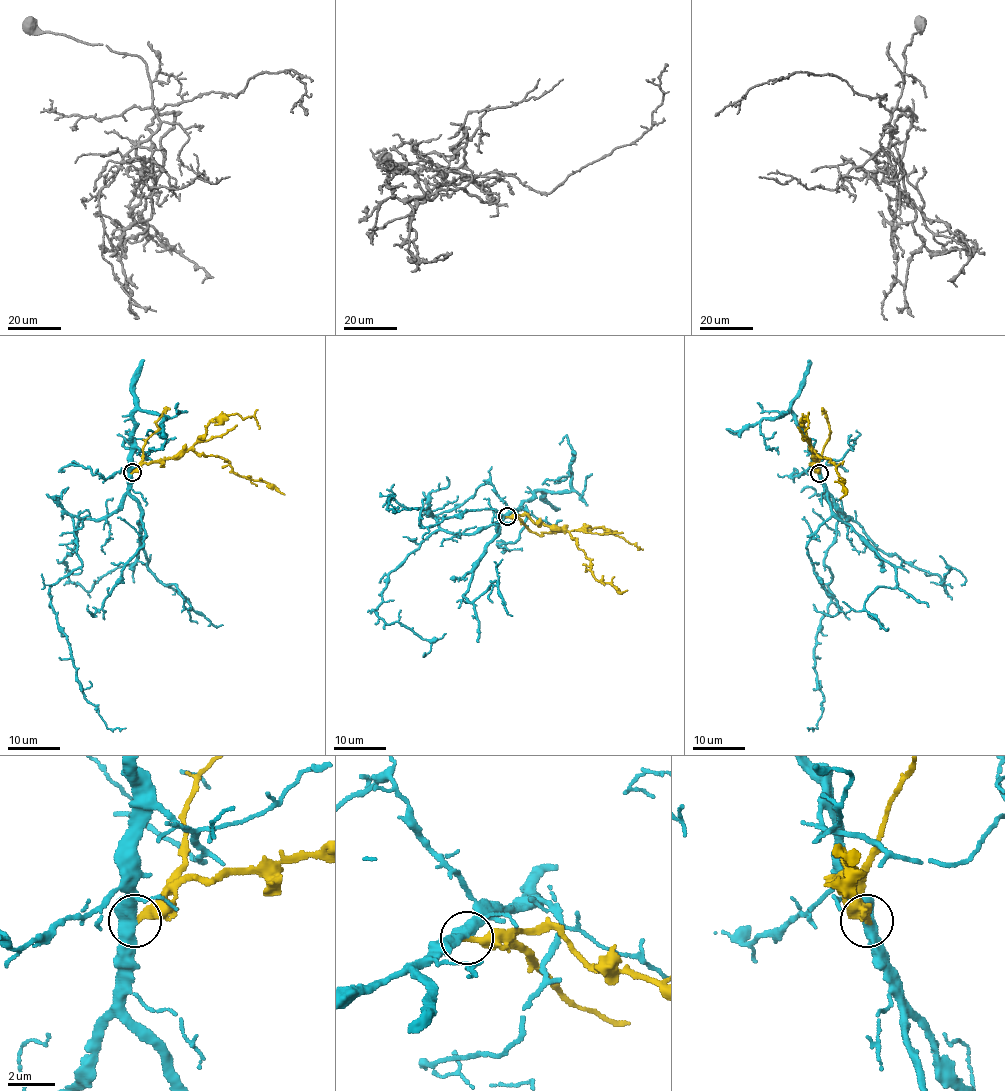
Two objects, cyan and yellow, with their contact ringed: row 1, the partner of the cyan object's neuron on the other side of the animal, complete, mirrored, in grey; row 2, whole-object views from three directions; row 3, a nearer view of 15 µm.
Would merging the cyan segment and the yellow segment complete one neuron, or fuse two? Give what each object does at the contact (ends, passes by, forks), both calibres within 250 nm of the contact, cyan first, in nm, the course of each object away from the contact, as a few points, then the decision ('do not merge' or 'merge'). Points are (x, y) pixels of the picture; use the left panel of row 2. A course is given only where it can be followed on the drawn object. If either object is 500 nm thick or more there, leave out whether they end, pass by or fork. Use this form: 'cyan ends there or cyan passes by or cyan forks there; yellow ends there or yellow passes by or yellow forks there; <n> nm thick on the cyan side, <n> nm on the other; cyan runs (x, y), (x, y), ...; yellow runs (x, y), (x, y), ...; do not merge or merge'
cyan passes by; yellow ends there; 480 nm thick on the cyan side, 360 nm on the other; cyan runs (132, 472), (116, 510), (99, 519), (74, 516), (82, 564), (49, 593), (86, 699), (109, 728), (125, 727); yellow runs (132, 472), (147, 463), (180, 456), (193, 450), (204, 456), (223, 457), (242, 477), (268, 482), (284, 494); do not merge

